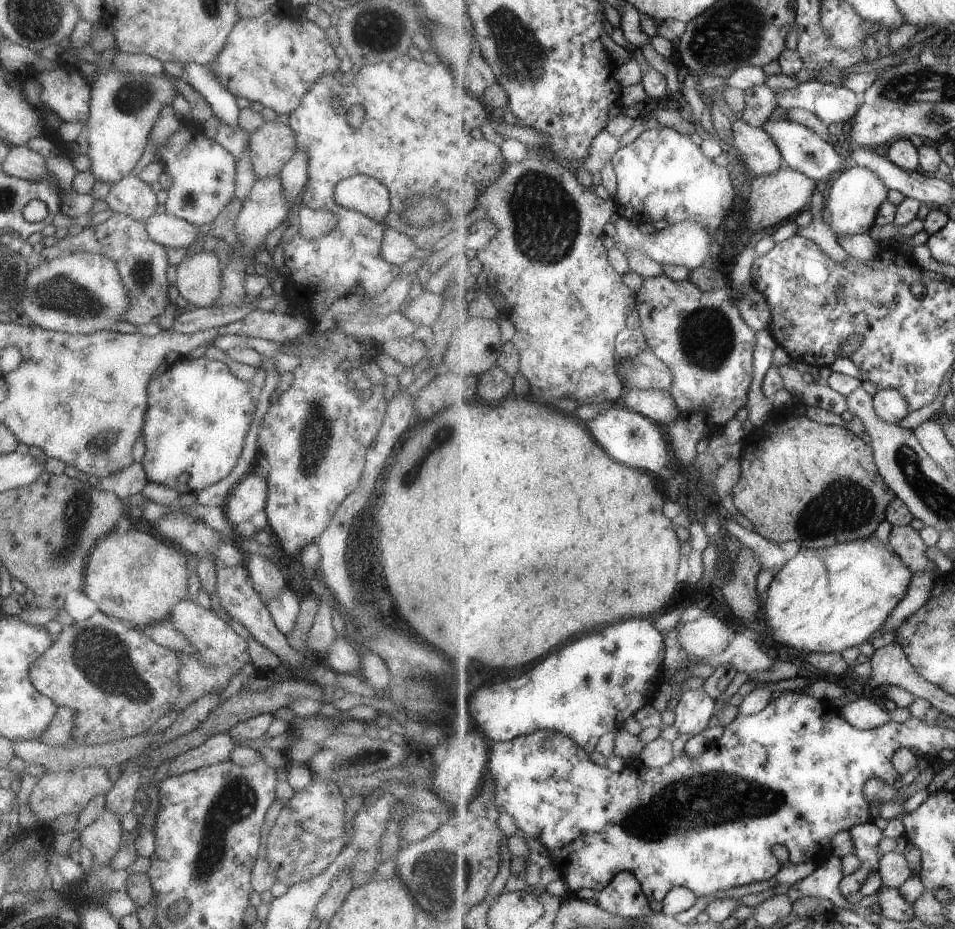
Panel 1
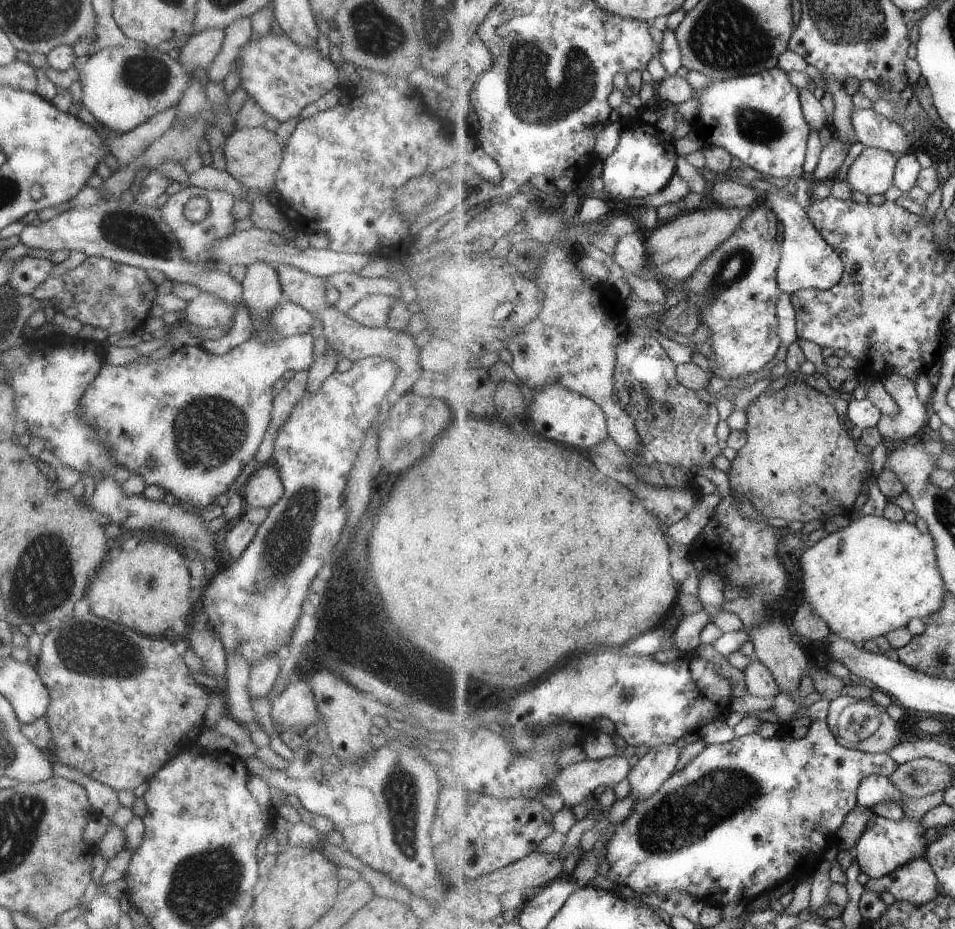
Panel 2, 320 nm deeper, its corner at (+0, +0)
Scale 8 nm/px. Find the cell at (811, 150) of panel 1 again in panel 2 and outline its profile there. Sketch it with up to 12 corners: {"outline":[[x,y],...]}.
{"outline":[[779,66],[695,91],[708,146],[804,176],[811,126]]}

